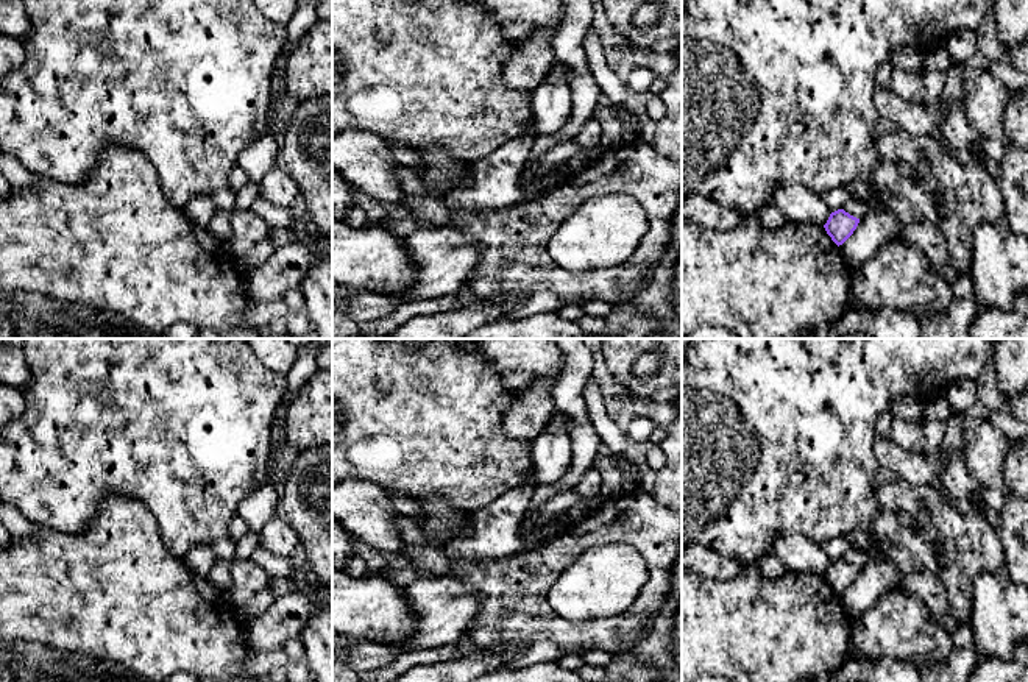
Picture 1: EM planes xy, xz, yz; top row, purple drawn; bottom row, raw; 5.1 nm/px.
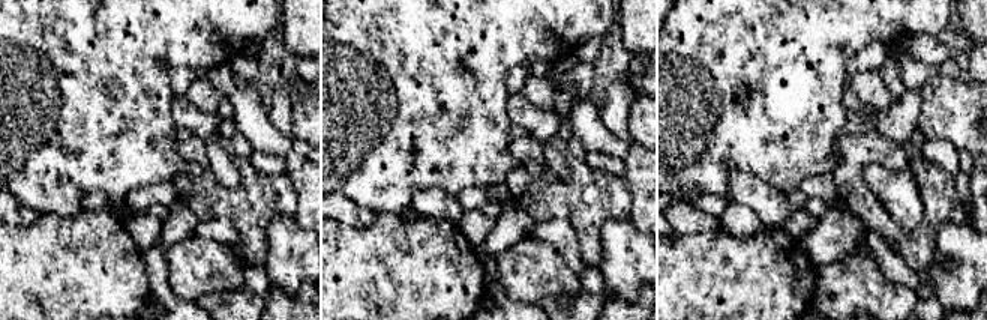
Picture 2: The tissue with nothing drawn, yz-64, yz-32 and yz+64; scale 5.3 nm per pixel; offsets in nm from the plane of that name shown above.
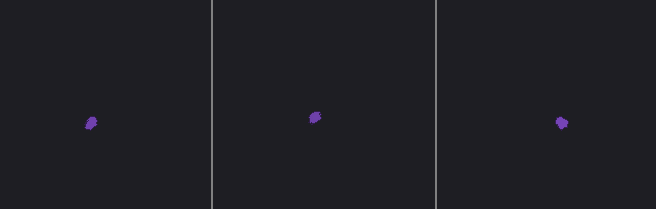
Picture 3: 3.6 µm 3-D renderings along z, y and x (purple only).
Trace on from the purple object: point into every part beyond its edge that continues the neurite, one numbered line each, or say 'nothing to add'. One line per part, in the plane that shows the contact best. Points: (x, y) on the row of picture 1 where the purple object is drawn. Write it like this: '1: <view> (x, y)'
nothing to add

